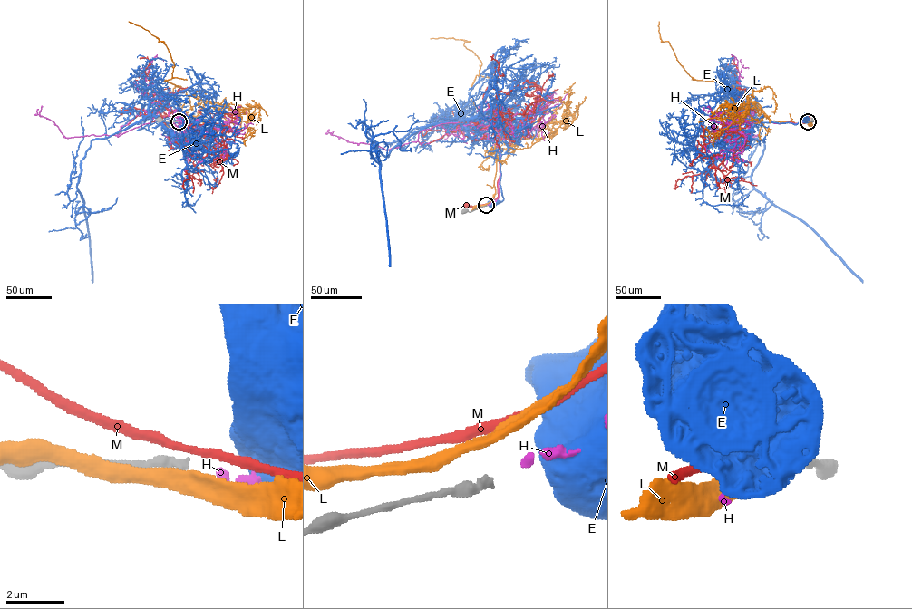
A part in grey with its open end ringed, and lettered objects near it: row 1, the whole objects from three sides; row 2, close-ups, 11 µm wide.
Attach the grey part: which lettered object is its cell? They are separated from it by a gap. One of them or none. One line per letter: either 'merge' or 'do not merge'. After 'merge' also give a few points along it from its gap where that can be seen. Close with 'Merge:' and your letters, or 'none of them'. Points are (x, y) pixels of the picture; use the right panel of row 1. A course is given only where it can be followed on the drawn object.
E: do not merge
H: merge | via (808, 121), (739, 125), (740, 111), (734, 124), (744, 137), (758, 135), (752, 138), (751, 126), (740, 109)
L: do not merge
M: do not merge
Merge: H

